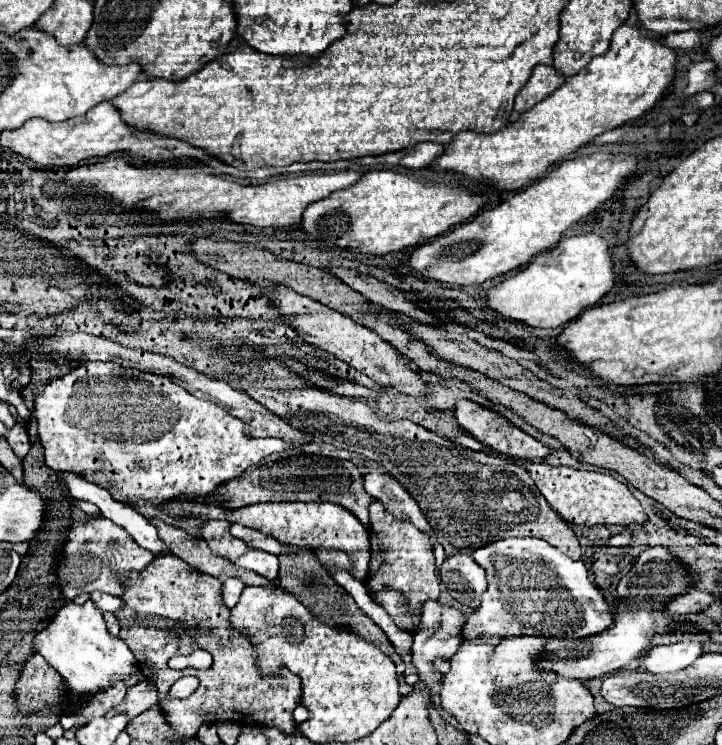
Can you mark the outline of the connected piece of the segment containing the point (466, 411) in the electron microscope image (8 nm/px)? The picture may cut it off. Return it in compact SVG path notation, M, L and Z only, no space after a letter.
M466 399L458 401L458 407L456 407L456 413L454 415L456 415L456 419L458 419L458 423L460 423L462 429L466 429L474 439L482 441L484 445L488 445L490 449L494 449L498 453L510 455L514 459L528 459L528 461L542 461L550 453L550 449L546 445L538 443L536 439L532 439L524 431L520 431L514 425L510 425L504 417L500 417L494 411L484 409L480 405L476 405L476 403L470 403Z

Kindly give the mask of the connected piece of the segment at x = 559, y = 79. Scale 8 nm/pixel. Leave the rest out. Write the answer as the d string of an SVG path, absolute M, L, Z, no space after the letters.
M536 65L532 69L532 75L530 75L528 83L516 95L514 113L524 113L524 111L532 109L536 103L540 103L542 99L552 95L552 91L556 91L562 83L564 83L564 77L558 75L554 71L554 67Z

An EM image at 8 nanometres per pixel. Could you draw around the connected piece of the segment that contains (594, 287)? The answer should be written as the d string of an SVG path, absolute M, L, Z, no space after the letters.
M586 233L586 235L576 235L576 237L564 237L554 249L536 255L514 277L508 277L496 283L486 293L486 299L488 299L488 309L500 313L502 317L510 321L520 321L530 327L550 329L550 327L560 327L576 319L582 313L582 309L594 307L612 287L614 287L614 263L610 259L610 251L606 249L606 241L594 233Z

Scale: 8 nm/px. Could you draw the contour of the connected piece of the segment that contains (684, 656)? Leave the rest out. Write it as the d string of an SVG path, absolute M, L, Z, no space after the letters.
M674 643L674 645L658 645L650 647L646 655L638 661L648 673L676 673L688 665L692 665L702 655L702 647L698 643Z

